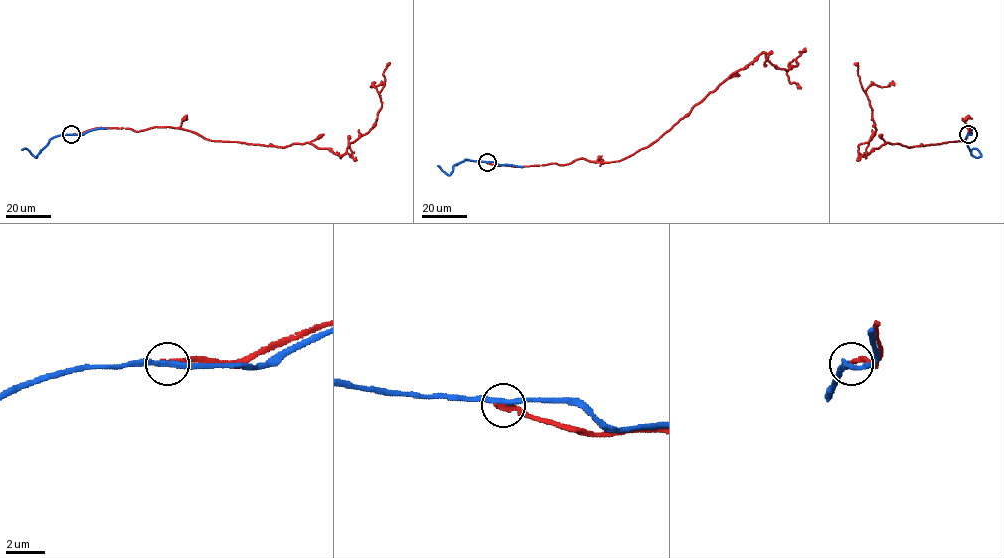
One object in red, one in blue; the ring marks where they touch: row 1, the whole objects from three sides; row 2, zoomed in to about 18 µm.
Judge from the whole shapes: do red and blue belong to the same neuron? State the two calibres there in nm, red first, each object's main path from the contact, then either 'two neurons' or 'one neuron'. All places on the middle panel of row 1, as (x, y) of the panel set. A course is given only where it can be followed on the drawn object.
calibres 240 and 240 nm; course red (486, 162), (618, 161), (649, 146), (762, 52), (776, 68), (796, 66), (794, 59), (788, 79), (801, 88); course blue (486, 162), (465, 159), (455, 164), (450, 175), (437, 165); two neurons

